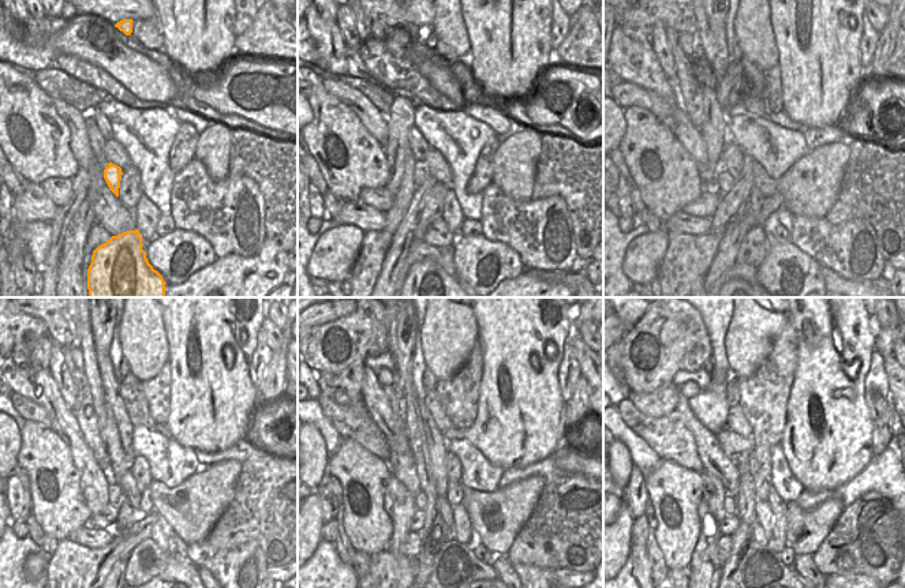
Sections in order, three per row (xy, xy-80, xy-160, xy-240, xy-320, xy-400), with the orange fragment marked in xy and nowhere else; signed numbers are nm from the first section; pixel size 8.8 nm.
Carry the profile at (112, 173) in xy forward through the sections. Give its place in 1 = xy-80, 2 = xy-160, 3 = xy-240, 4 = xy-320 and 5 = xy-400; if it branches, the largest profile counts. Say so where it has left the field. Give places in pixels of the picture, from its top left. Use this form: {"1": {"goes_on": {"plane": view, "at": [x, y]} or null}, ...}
{"1": {"goes_on": {"plane": "xy-80", "at": [419, 175]}}, "2": {"goes_on": {"plane": "xy-160", "at": [725, 180]}}, "3": {"goes_on": {"plane": "xy-240", "at": [115, 491]}}, "4": {"goes_on": {"plane": "xy-320", "at": [421, 500]}}, "5": {"goes_on": {"plane": "xy-400", "at": [729, 524]}}}

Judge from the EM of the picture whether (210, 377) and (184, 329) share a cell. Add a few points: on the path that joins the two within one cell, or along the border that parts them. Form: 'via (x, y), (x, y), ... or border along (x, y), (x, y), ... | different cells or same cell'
via (193, 379), (187, 375), (184, 347) | same cell

